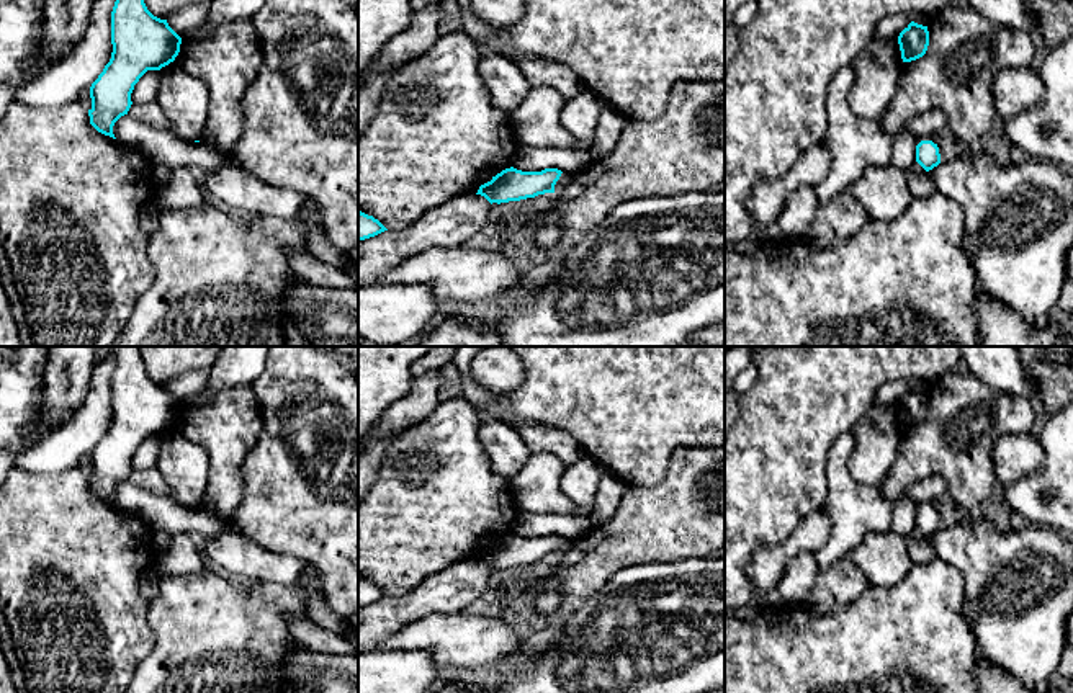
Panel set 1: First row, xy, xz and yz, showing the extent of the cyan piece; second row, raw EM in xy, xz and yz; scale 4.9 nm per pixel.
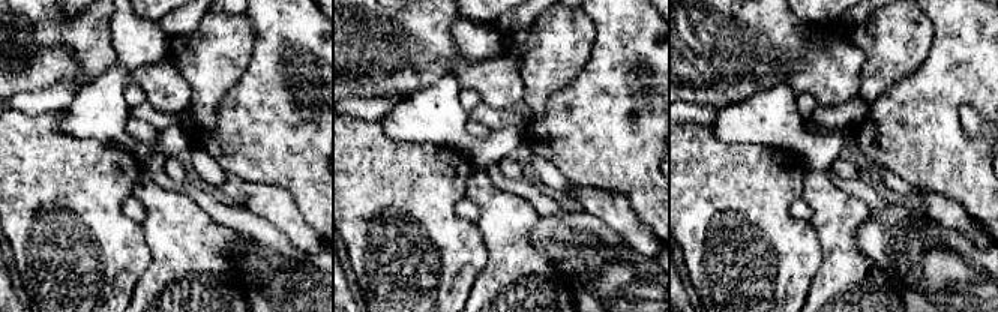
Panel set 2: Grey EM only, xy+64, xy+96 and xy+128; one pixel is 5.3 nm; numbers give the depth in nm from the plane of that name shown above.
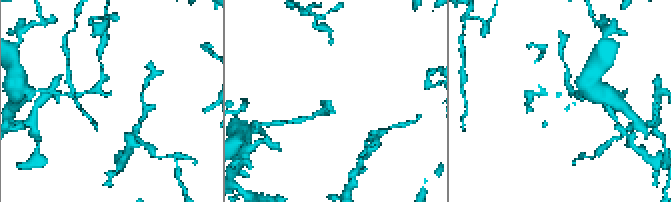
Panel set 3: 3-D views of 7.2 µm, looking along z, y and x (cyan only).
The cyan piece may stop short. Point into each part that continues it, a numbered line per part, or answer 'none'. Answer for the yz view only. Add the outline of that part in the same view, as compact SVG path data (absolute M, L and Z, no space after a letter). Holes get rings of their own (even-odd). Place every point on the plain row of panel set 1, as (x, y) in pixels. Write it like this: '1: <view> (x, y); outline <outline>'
none

